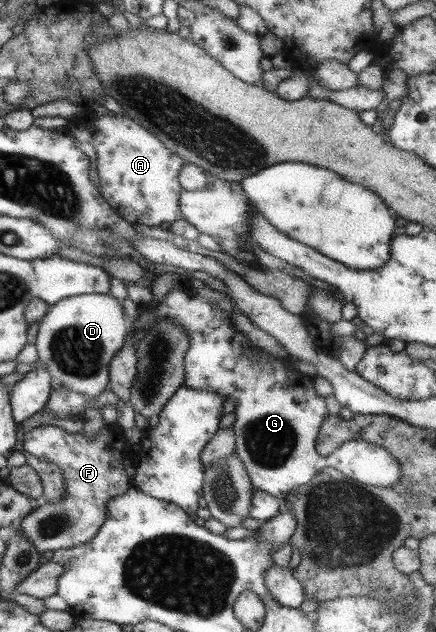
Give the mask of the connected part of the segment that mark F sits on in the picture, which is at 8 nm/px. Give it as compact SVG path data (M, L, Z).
M116 423L104 425L90 441L82 433L68 433L52 425L32 428L23 435L24 452L58 465L64 481L64 498L60 502L38 505L20 521L20 532L40 558L44 551L66 549L94 537L104 523L106 501L131 488L122 467L122 458L131 450L126 438Z

